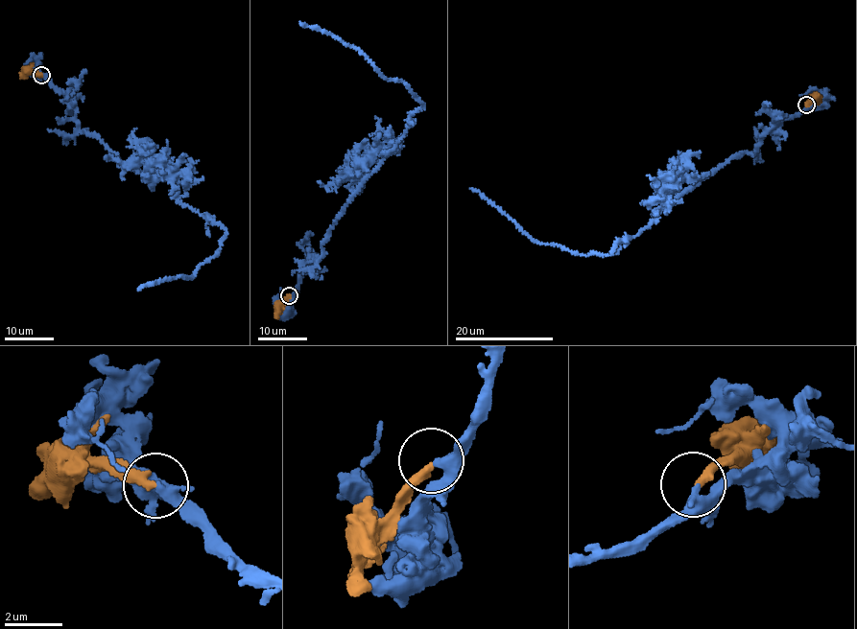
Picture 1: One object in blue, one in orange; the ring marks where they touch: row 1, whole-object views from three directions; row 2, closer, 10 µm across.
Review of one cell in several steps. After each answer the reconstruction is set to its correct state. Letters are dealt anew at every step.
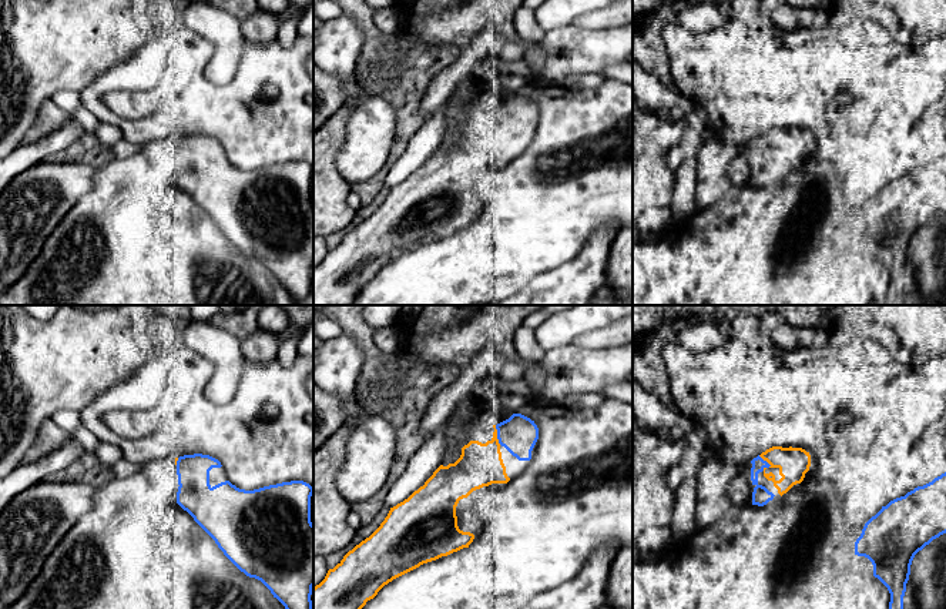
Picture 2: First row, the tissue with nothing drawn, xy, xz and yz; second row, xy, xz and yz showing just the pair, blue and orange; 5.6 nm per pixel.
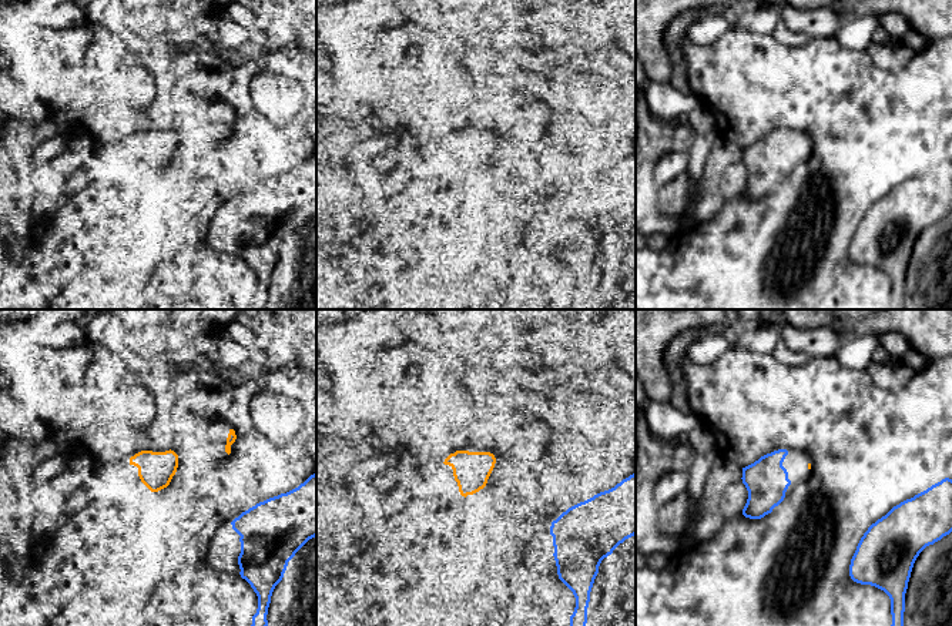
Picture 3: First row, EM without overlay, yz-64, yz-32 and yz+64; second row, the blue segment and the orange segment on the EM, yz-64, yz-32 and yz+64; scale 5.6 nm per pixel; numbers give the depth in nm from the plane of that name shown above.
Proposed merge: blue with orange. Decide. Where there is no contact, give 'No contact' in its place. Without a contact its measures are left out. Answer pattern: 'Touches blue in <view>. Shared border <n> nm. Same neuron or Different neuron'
Touches blue in xz. Shared border 120 nm. Same neuron

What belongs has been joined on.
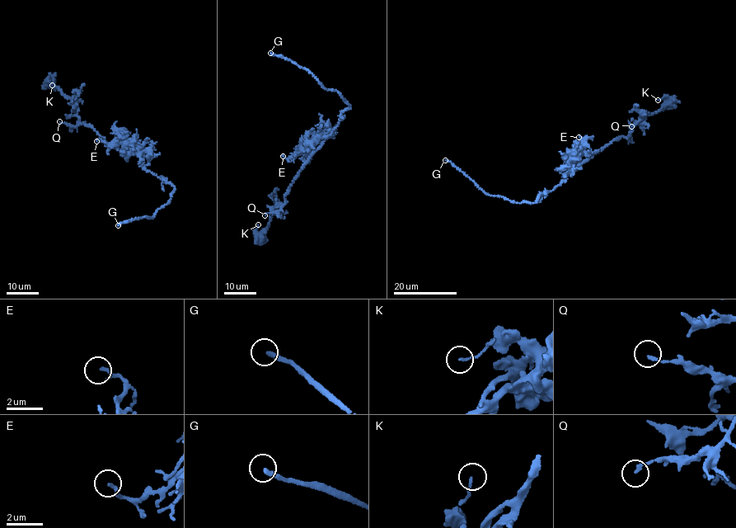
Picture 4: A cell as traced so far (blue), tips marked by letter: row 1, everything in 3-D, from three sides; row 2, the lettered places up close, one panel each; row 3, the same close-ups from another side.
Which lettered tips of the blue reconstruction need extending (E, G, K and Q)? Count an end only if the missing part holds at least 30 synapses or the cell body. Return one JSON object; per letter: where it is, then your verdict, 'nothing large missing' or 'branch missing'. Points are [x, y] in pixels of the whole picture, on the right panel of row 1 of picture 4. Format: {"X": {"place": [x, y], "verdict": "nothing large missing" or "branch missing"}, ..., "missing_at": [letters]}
{"E": {"place": [578, 137], "verdict": "nothing large missing"}, "G": {"place": [445, 160], "verdict": "branch missing"}, "K": {"place": [658, 100], "verdict": "nothing large missing"}, "Q": {"place": [631, 126], "verdict": "nothing large missing"}, "missing_at": ["G"]}

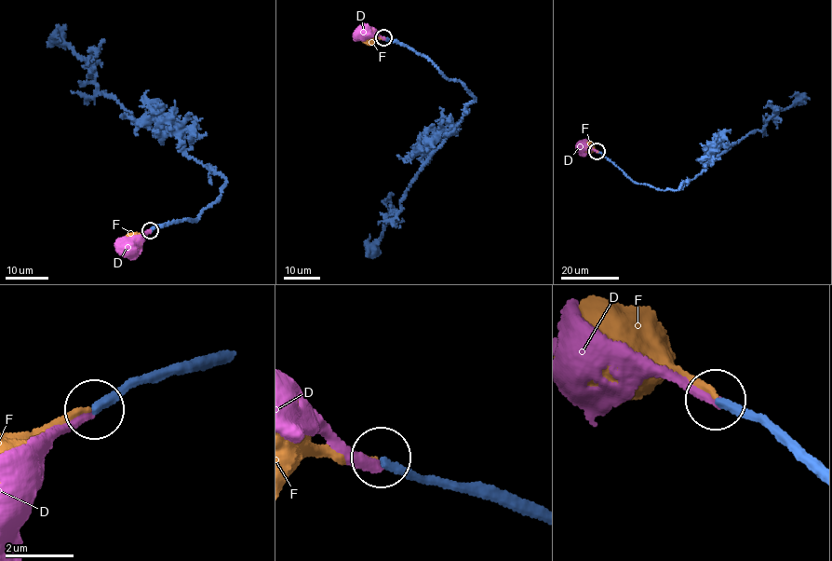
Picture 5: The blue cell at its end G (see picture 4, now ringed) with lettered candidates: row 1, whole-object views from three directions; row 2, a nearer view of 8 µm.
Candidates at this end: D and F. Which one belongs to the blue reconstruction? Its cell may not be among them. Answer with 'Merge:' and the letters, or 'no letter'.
Merge: no letter

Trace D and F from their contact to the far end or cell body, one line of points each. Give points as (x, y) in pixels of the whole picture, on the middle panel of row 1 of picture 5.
D: (383, 38), (371, 32), (362, 33)
F: (383, 38), (369, 34)

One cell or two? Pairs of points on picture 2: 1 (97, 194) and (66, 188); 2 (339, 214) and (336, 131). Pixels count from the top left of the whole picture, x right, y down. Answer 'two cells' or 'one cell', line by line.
1: two cells
2: one cell

